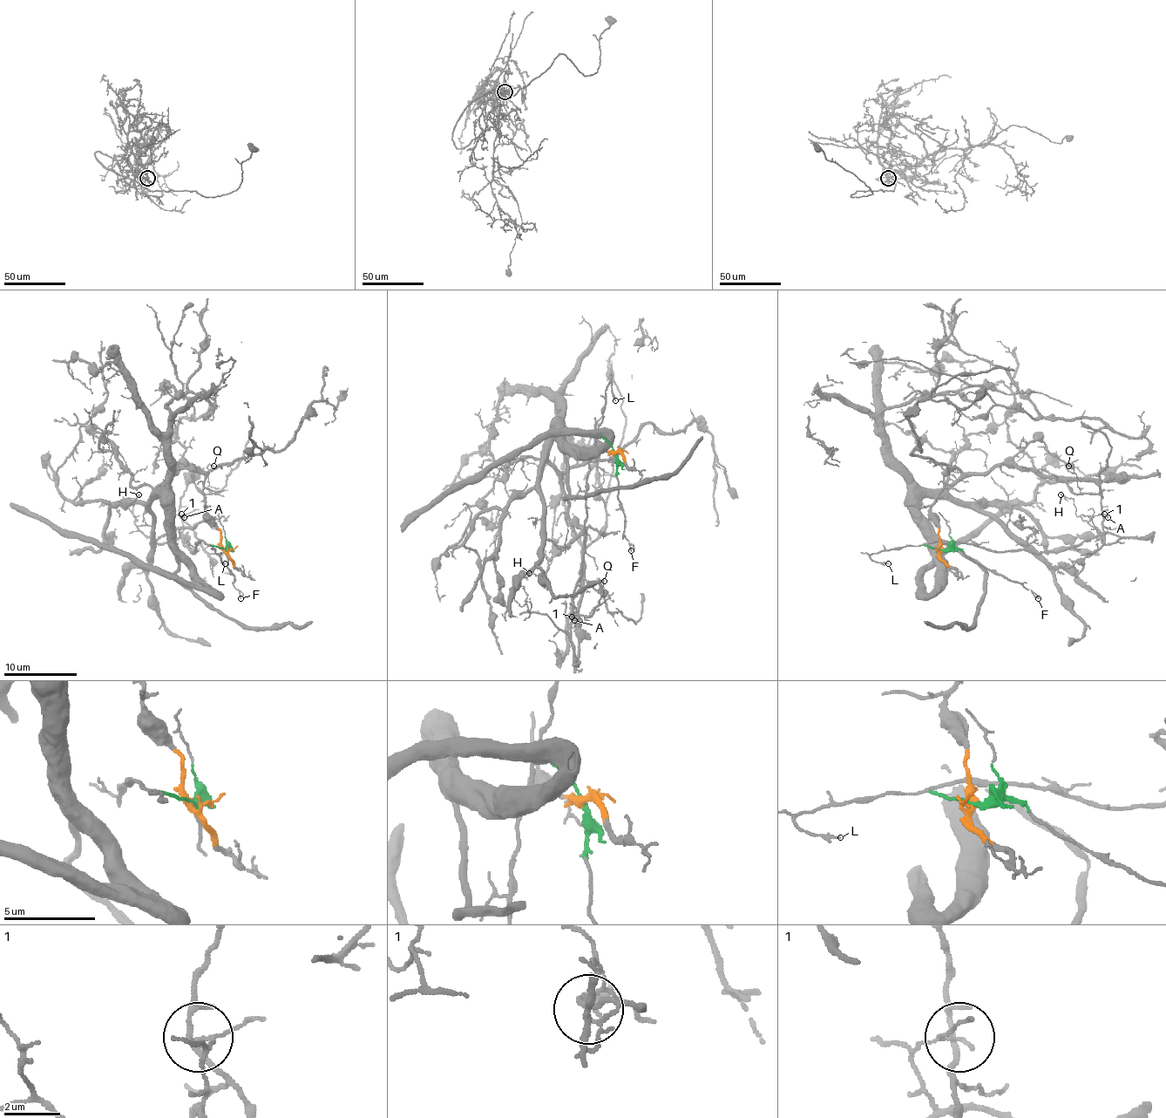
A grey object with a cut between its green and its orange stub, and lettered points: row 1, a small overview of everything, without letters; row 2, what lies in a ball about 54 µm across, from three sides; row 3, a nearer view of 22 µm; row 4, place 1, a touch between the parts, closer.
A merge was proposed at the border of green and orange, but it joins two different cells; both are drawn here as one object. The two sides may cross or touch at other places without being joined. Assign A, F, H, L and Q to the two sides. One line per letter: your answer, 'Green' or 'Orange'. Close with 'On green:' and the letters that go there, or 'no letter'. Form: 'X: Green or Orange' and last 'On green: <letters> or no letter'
A: Green
F: Green
H: Green
L: Green
Q: Orange
On green: A, F, H, L

